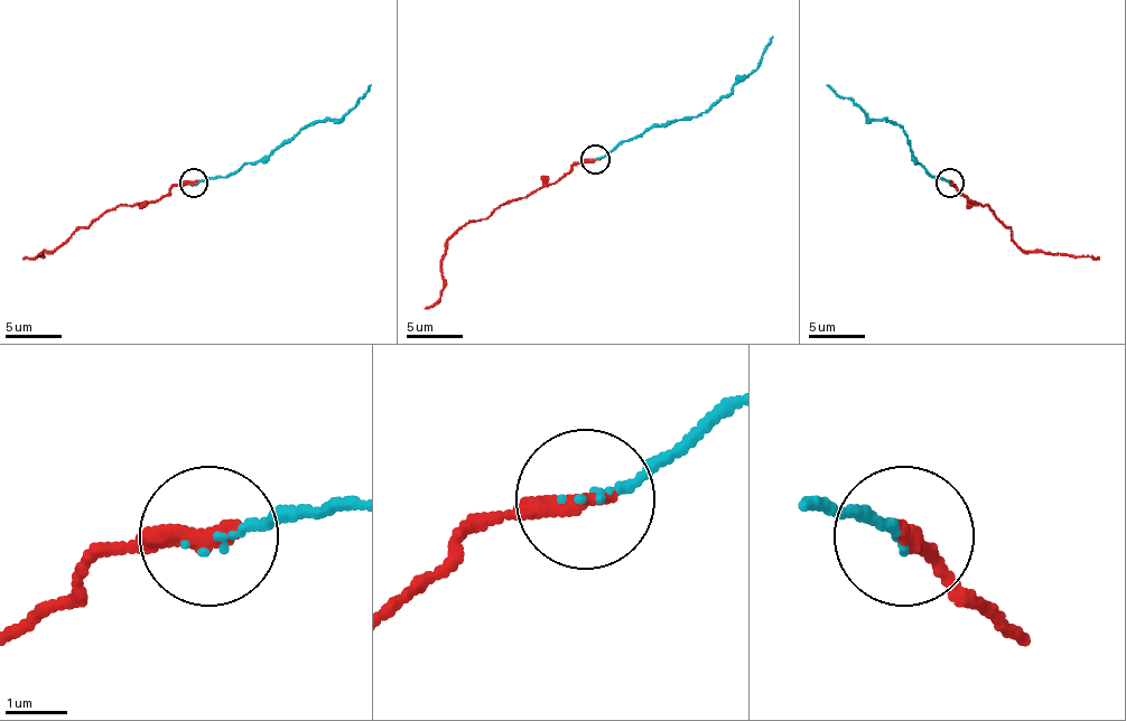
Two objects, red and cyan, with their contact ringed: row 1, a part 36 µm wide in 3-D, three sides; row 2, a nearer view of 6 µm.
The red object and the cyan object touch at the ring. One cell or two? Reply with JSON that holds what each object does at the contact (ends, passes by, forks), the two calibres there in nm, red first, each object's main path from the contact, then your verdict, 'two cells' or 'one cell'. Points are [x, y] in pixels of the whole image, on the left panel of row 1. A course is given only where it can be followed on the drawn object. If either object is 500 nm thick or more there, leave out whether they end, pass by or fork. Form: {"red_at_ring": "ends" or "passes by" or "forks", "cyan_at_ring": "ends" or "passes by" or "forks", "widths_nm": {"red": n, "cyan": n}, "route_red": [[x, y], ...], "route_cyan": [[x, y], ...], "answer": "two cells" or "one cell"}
{"red_at_ring": "ends", "cyan_at_ring": "ends", "widths_nm": {"red": 360, "cyan": 120}, "route_red": [[194, 181], [179, 181], [154, 202], [118, 205], [81, 227], [61, 247], [40, 255], [24, 255]], "route_cyan": [[194, 185], [231, 176], [251, 162], [264, 162], [313, 125], [342, 120], [370, 85]], "answer": "one cell"}

